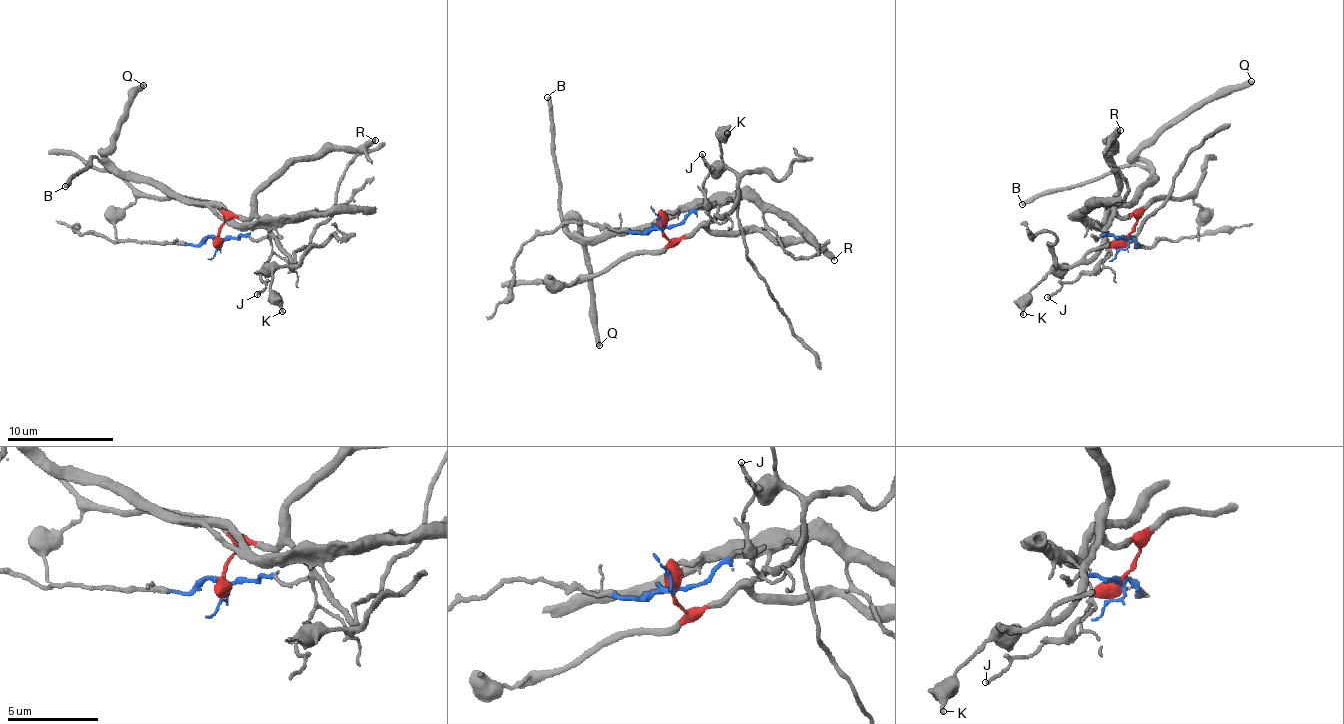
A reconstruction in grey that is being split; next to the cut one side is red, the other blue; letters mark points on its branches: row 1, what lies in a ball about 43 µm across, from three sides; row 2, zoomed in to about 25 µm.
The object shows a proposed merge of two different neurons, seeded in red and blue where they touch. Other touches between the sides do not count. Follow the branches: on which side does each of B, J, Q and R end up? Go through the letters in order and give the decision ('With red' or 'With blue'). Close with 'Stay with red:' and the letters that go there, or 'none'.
B: With blue
J: With blue
Q: With blue
R: With red
Stay with red: R

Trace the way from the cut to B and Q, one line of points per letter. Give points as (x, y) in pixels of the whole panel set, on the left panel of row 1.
B: (219, 242), (247, 233), (219, 207), (177, 200), (148, 183), (119, 178), (92, 157), (65, 187)
Q: (219, 242), (247, 233), (219, 207), (177, 200), (148, 183), (127, 180), (103, 156), (123, 111), (144, 84)

